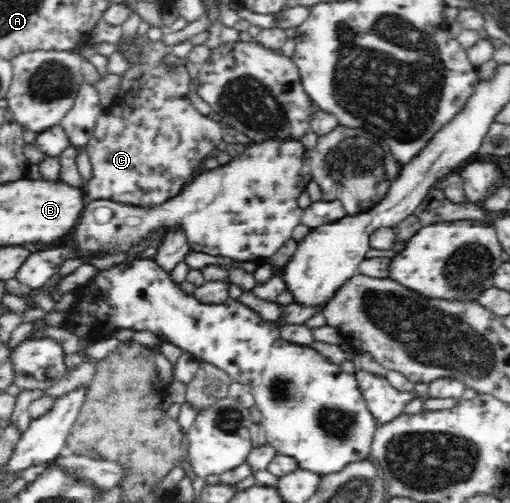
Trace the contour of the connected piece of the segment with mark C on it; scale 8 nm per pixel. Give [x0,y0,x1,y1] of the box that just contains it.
[86,38,222,210]

